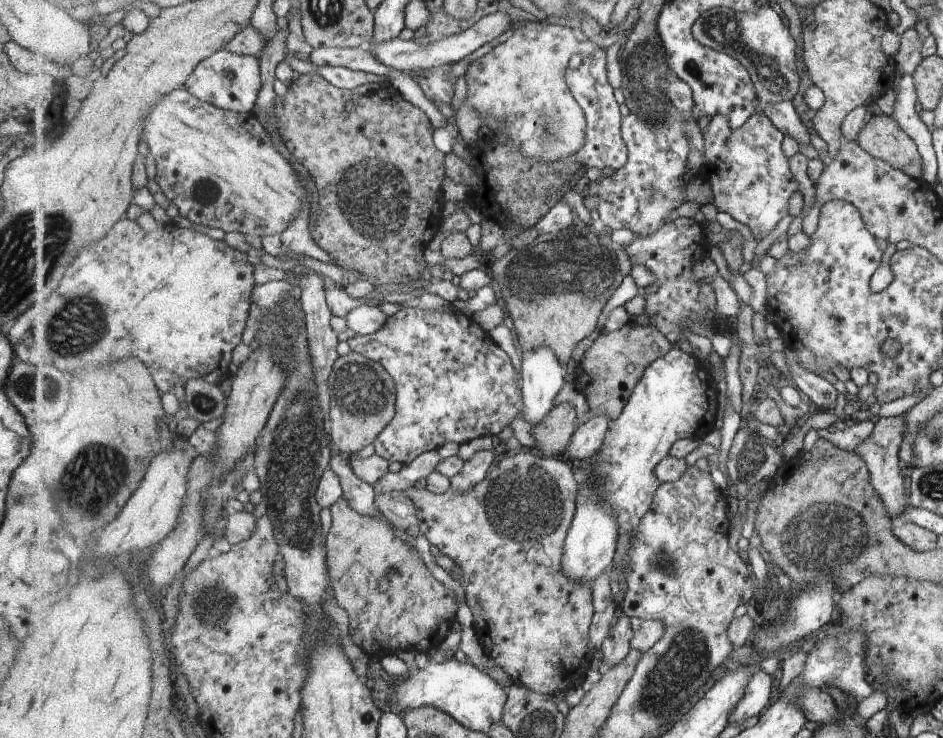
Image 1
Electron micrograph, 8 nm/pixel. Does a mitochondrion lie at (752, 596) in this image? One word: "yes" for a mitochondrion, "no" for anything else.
no

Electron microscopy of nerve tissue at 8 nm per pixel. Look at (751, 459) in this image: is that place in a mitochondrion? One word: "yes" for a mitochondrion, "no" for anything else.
yes

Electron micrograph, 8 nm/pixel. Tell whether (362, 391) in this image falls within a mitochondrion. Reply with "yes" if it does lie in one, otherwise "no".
yes

